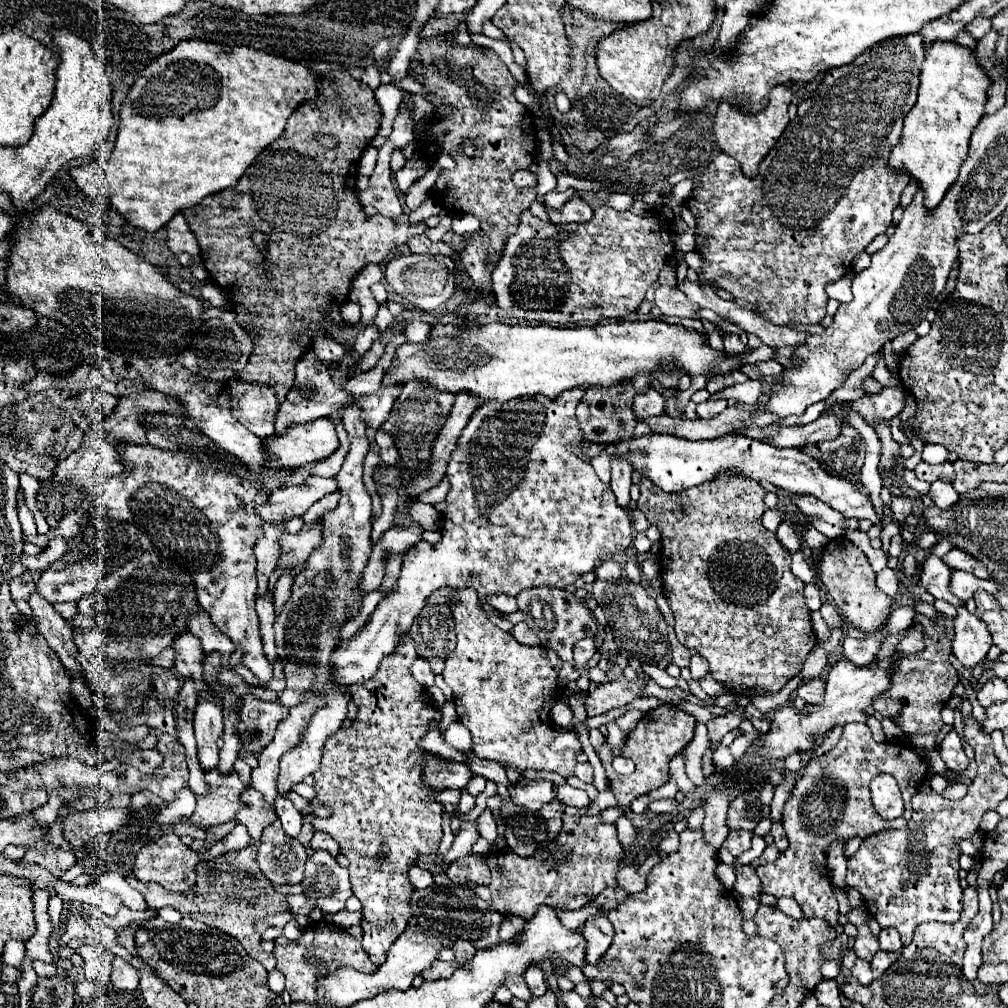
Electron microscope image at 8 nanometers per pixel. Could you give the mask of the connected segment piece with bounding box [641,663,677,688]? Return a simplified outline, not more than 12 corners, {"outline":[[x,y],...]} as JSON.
{"outline":[[643,663],[641,669],[659,686],[674,688],[677,679],[663,669]]}

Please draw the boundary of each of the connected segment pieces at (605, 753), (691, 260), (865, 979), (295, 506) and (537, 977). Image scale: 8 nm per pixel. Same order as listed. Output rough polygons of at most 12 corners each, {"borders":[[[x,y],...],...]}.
{"borders":[[[660,704],[626,736],[636,772],[620,776],[604,742],[596,754],[610,792],[628,808],[664,786],[668,762],[692,740],[696,718]],[[686,252],[686,264],[698,274],[704,268],[704,258],[696,252]],[[856,960],[852,976],[860,984],[872,984],[872,968],[866,960]],[[308,476],[272,492],[262,520],[302,516],[338,490],[334,478]],[[538,966],[524,974],[532,996],[544,996],[548,984]]]}

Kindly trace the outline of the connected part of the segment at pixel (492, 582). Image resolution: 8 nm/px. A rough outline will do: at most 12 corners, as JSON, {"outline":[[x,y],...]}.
{"outline":[[584,388],[484,402],[442,538],[332,654],[374,676],[438,588],[564,588],[632,520],[570,448]]}

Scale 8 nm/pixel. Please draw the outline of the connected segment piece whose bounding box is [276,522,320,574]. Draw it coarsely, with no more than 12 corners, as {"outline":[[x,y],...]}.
{"outline":[[320,522],[280,538],[280,566],[294,568],[320,546]]}

